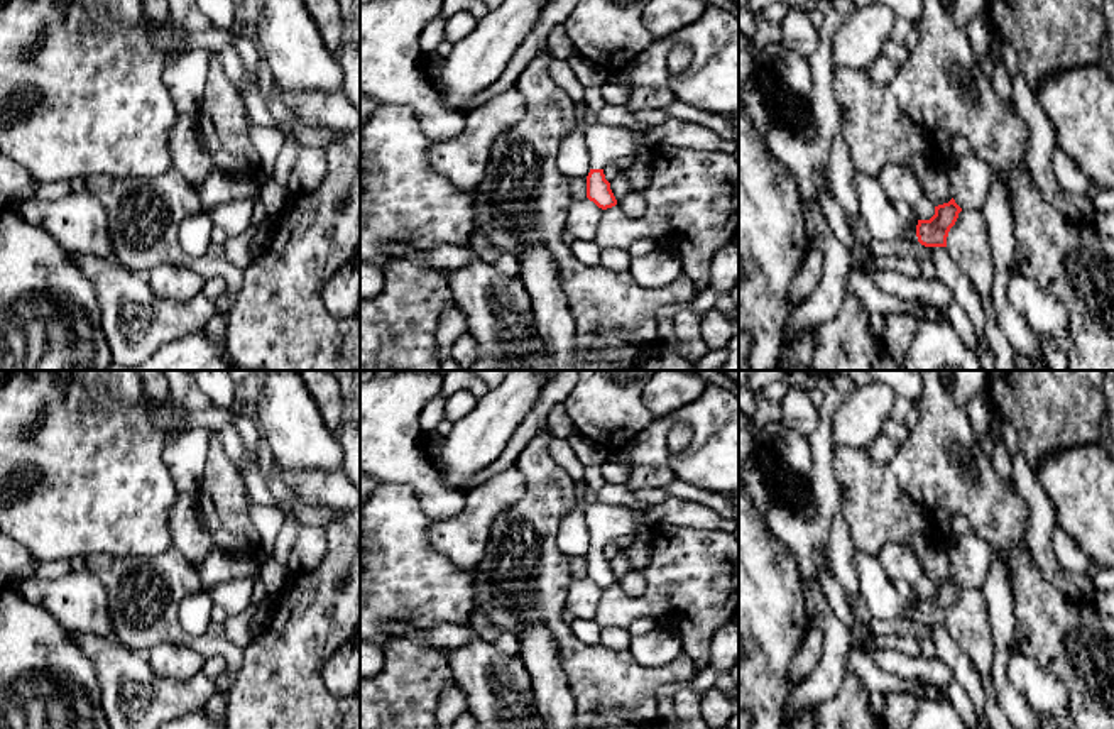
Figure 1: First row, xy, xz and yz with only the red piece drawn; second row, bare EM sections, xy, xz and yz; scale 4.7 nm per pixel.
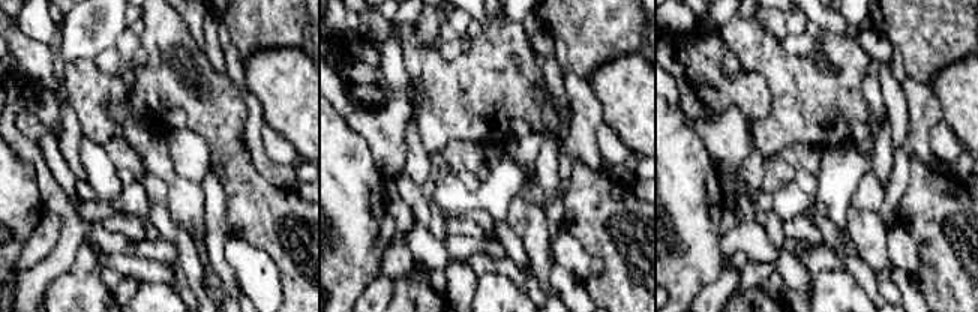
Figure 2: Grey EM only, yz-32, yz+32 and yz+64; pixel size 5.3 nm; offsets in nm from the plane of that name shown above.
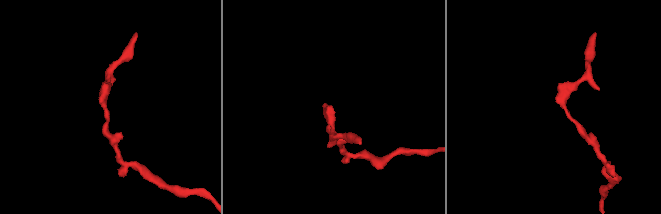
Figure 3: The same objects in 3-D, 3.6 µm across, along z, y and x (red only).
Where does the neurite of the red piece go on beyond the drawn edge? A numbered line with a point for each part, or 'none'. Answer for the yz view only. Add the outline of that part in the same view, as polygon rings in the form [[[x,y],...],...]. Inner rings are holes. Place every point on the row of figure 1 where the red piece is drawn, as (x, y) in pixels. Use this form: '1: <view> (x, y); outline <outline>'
none

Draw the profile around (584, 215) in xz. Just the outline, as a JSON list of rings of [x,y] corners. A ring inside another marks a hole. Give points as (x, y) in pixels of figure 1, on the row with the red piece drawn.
[[[588,198],[571,201],[566,217],[566,230],[576,240],[585,240],[585,242],[595,240],[602,211],[603,210],[598,208]]]

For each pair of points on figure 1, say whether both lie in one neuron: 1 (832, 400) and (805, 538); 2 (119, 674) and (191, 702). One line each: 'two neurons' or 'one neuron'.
1: one neuron
2: one neuron

